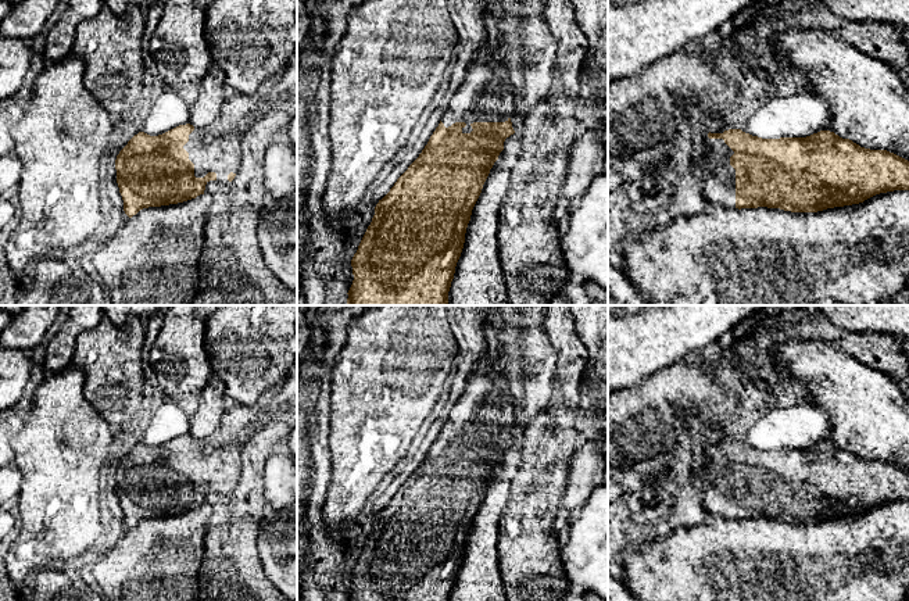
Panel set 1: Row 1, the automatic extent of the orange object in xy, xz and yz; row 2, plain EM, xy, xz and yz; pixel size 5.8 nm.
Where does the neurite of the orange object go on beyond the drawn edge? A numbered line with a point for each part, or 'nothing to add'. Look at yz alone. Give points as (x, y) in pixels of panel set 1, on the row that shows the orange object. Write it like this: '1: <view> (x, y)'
1: yz (719, 176)

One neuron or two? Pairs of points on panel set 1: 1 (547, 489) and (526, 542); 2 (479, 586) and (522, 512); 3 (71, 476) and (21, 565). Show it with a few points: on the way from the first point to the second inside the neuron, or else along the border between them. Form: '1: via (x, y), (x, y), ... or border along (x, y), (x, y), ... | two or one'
1: via (543, 501), (528, 522), (526, 529) | one
2: border along (498, 519), (497, 565), (504, 585) | two
3: via (58, 498), (58, 525), (40, 543) | one

